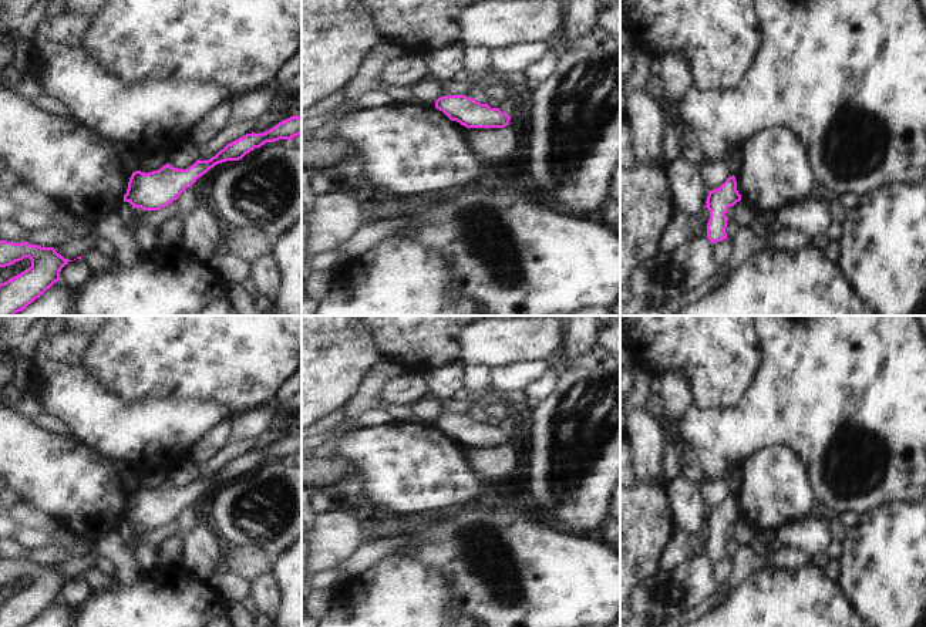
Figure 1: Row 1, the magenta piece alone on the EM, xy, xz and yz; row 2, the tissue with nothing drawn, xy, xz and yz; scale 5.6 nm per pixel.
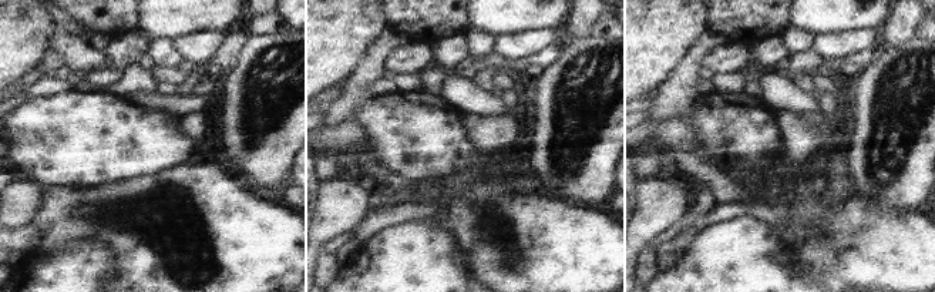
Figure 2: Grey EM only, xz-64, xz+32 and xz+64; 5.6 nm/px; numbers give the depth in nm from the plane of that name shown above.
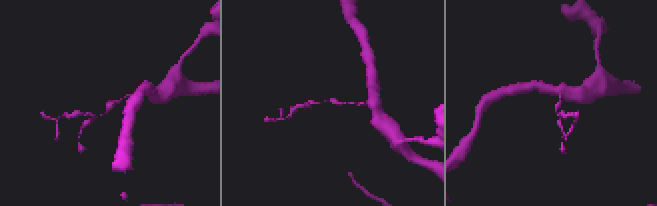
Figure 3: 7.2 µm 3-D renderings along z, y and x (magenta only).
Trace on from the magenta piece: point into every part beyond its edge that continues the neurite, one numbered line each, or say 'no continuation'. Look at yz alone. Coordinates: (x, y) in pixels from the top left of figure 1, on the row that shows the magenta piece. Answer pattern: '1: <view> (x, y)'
no continuation

